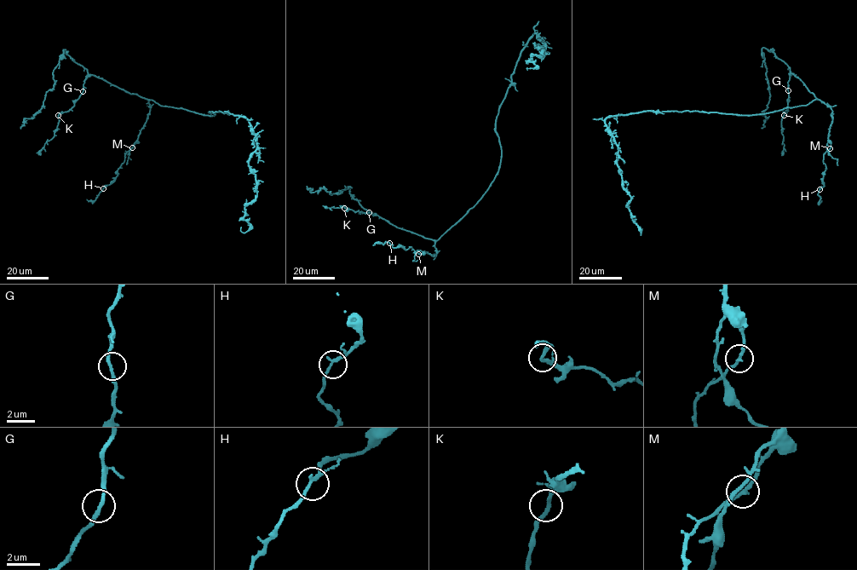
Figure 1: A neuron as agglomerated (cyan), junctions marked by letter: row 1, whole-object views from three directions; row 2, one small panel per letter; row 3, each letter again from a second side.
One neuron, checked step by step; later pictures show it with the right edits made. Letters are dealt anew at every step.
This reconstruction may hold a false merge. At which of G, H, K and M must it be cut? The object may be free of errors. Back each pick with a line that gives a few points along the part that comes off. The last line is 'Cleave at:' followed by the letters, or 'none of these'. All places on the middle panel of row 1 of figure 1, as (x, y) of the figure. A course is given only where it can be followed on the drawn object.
Cleave at: none of these

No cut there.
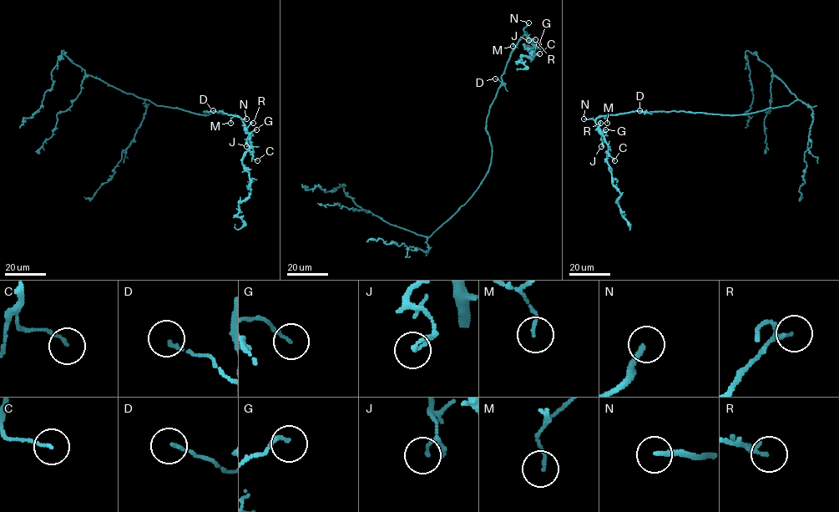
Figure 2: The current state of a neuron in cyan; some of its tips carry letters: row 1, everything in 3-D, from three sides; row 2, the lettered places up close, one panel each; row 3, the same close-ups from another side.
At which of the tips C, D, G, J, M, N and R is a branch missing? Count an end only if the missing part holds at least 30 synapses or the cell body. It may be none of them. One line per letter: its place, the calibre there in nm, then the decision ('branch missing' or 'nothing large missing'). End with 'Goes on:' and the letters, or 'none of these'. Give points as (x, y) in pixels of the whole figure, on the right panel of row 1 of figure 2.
C: place (614, 160); calibre 120 nm; nothing large missing
D: place (639, 110); calibre 110 nm; nothing large missing
G: place (605, 129); calibre 140 nm; nothing large missing
J: place (601, 146); calibre 80 nm; nothing large missing
M: place (607, 123); calibre 110 nm; nothing large missing
N: place (583, 119); calibre 200 nm; branch missing
R: place (600, 123); calibre 130 nm; nothing large missing
Goes on: N

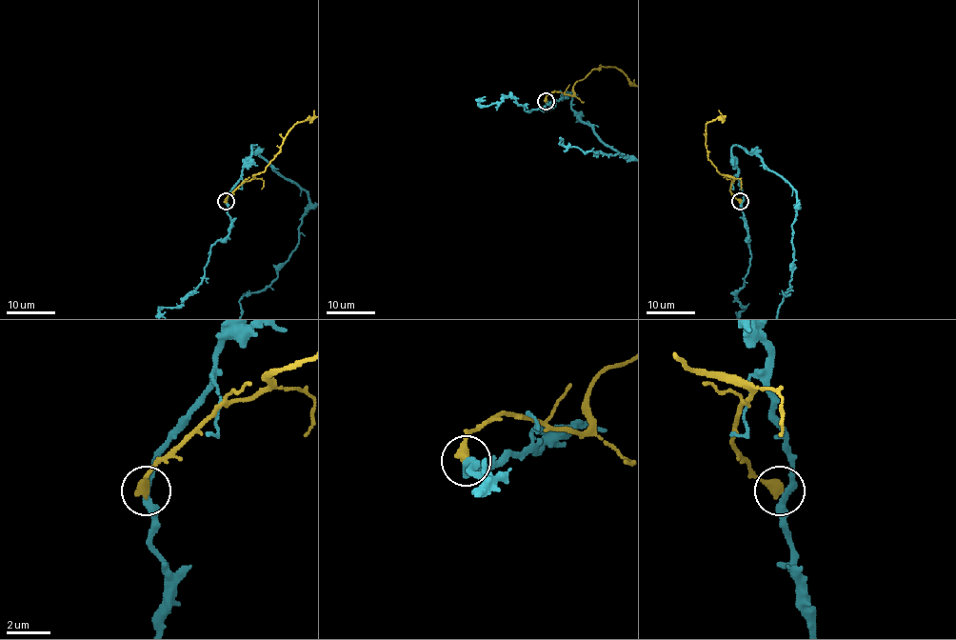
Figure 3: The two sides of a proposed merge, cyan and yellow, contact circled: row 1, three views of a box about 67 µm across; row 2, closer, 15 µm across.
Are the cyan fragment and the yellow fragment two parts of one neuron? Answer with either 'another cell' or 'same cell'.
another cell

